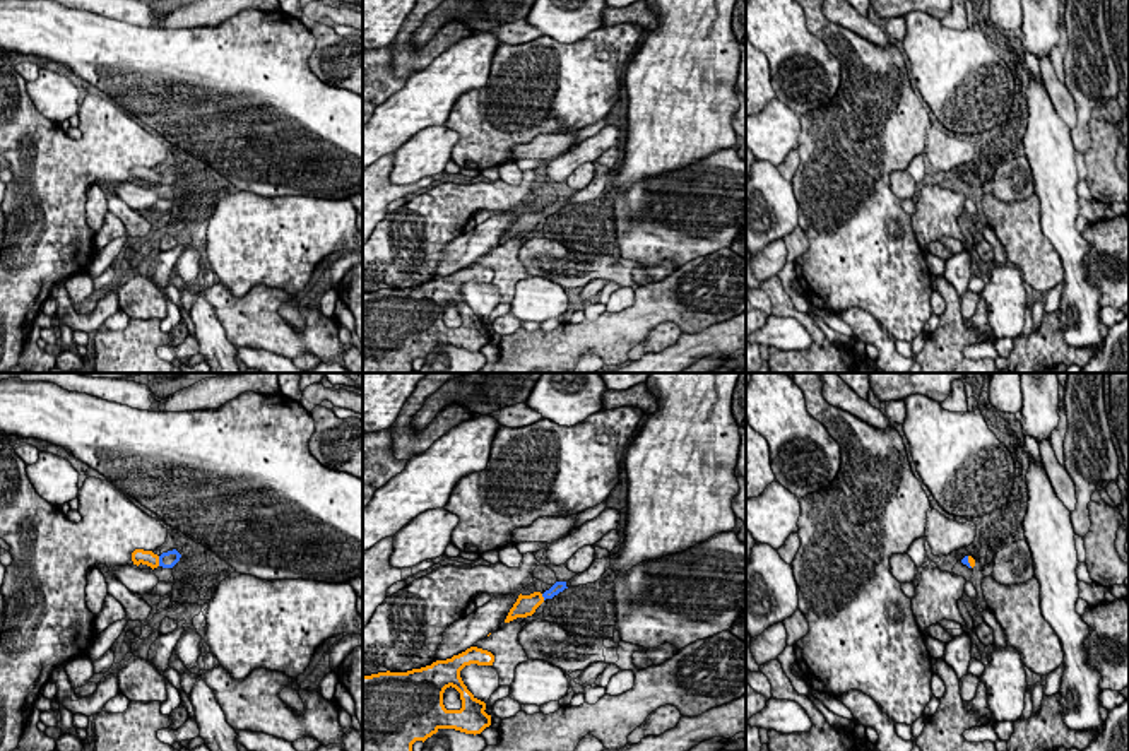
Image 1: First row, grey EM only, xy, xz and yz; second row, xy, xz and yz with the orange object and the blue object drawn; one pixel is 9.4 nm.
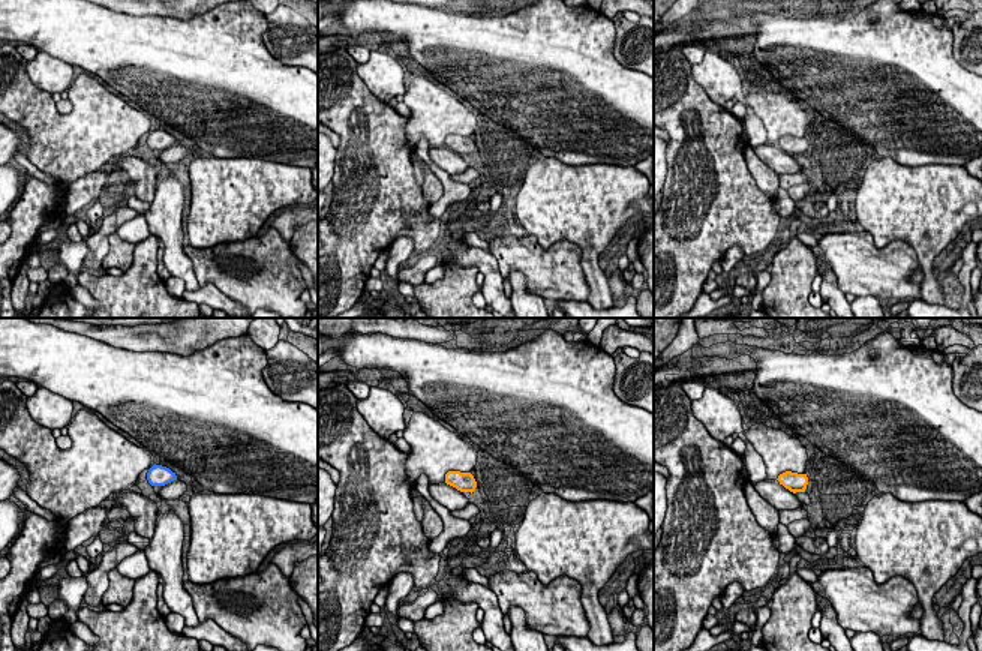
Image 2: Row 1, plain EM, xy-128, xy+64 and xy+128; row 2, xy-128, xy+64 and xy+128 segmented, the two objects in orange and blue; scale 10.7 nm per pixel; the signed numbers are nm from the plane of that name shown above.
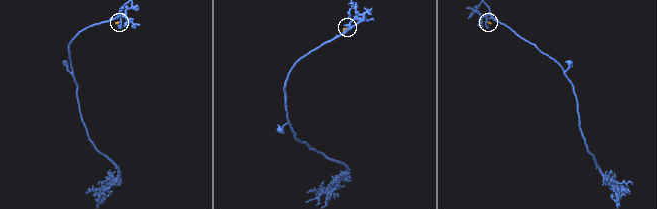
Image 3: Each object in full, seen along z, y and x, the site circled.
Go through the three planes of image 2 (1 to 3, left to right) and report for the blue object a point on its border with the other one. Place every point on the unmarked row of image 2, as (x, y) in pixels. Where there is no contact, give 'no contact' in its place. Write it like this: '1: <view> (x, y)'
1: no contact
2: no contact
3: no contact

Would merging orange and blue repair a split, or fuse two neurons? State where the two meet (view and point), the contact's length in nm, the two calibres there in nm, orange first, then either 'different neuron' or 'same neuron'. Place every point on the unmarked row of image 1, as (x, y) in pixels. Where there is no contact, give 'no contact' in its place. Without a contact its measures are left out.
xy (158, 178) | 100 nm | 140/160 nm | same neuron

